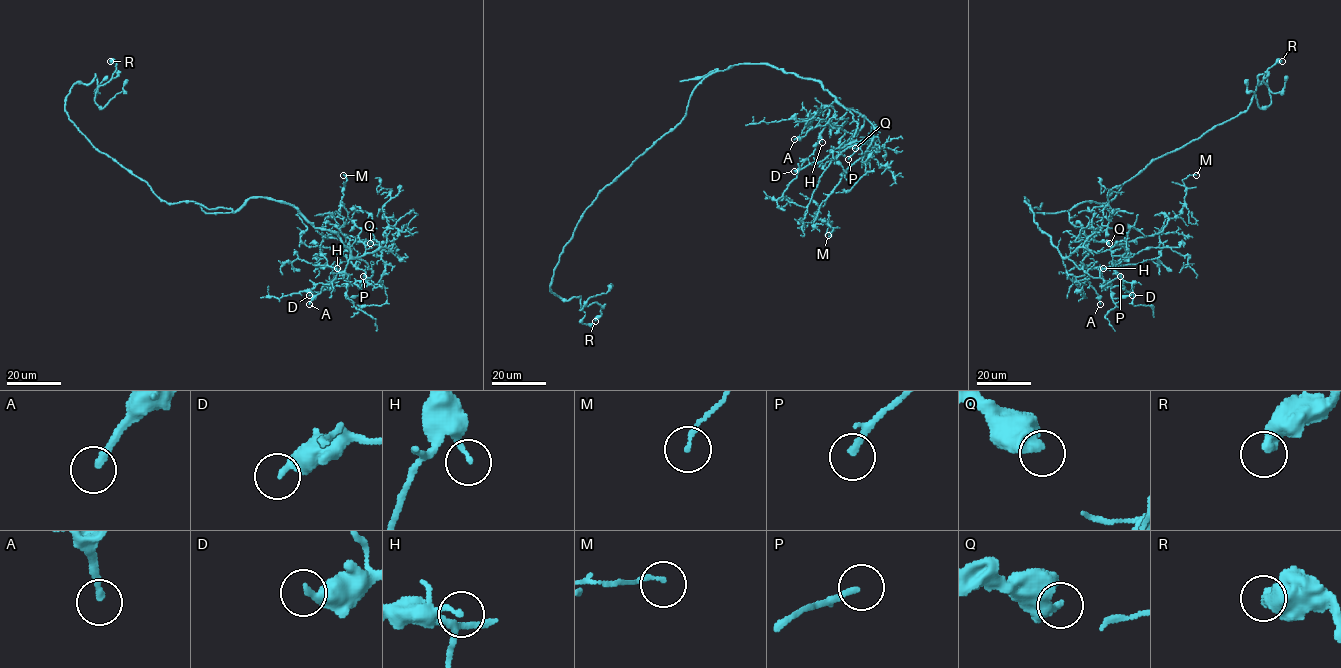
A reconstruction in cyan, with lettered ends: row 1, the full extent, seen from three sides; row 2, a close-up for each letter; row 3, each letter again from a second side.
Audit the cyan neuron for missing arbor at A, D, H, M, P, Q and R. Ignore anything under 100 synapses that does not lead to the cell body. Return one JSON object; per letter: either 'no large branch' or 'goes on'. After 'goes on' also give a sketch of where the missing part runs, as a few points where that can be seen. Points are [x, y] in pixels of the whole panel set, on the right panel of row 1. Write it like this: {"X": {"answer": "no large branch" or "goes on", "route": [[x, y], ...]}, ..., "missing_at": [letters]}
{"A": {"answer": "no large branch"}, "D": {"answer": "no large branch"}, "H": {"answer": "no large branch"}, "M": {"answer": "no large branch"}, "P": {"answer": "no large branch"}, "Q": {"answer": "no large branch"}, "R": {"answer": "no large branch"}, "missing_at": []}

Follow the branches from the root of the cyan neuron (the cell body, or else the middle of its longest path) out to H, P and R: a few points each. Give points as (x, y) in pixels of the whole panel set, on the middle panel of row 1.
H: (690, 95), (705, 78), (735, 64), (768, 64), (815, 80), (835, 98), (822, 142)
P: (690, 95), (705, 78), (735, 64), (768, 64), (815, 80), (853, 115), (851, 142), (865, 141), (848, 159)
R: (690, 95), (684, 118), (598, 194), (559, 256), (550, 290), (598, 304), (595, 321)

